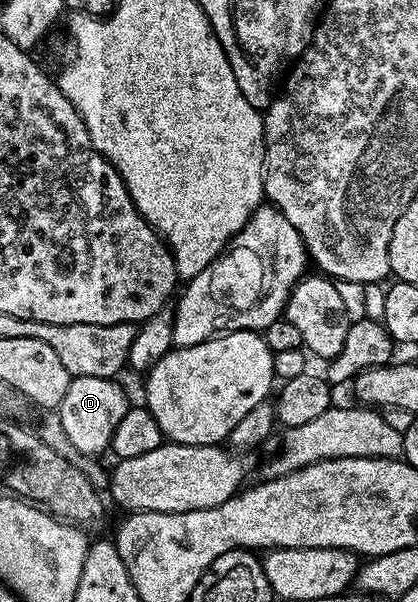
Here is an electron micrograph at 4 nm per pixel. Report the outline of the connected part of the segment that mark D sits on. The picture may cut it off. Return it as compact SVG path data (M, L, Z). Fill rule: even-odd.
M73 377L69 383L69 391L65 391L65 399L57 407L57 415L61 419L61 427L65 427L65 435L75 448L76 454L91 457L94 453L107 453L111 447L113 431L117 431L117 423L125 419L129 402L127 393L119 386L118 380L110 377Z

